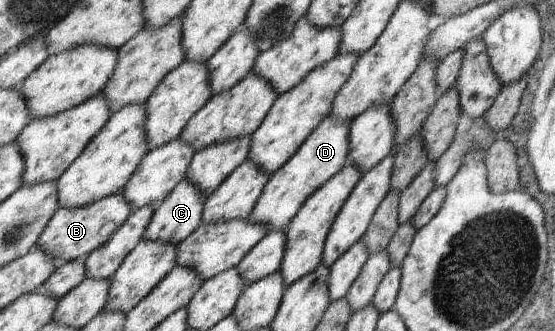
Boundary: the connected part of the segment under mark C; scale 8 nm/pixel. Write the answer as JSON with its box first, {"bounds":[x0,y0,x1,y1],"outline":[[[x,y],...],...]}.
{"bounds":[142,178,205,245],"outline":[[[185,178],[159,202],[142,240],[179,245],[203,223],[205,196]]]}

